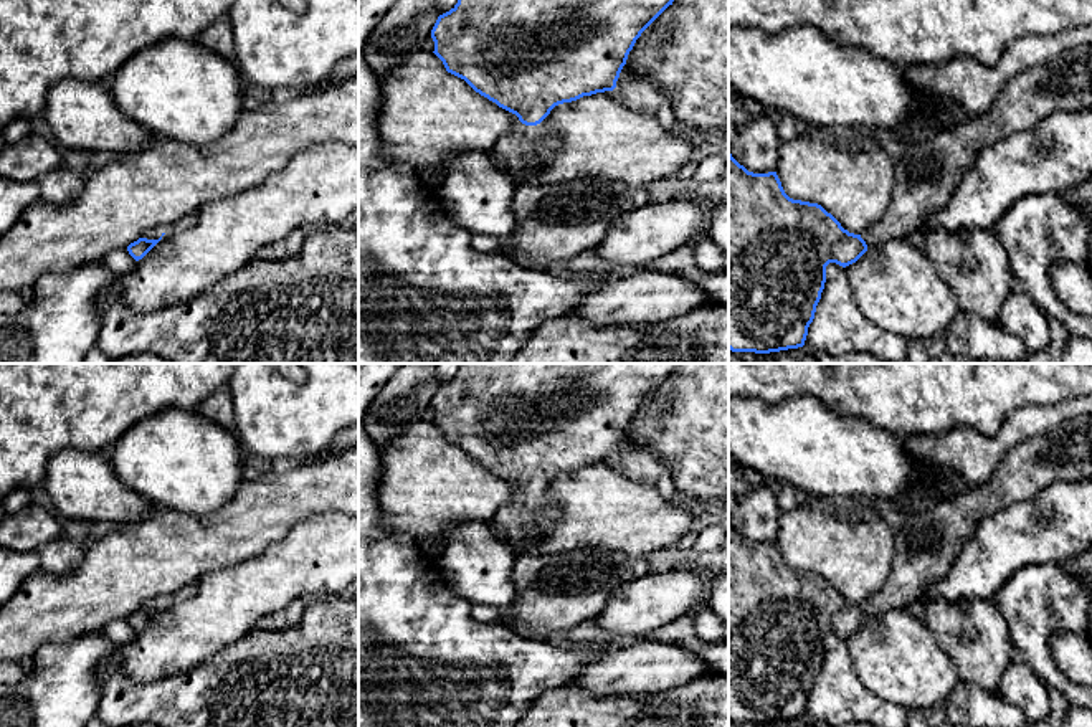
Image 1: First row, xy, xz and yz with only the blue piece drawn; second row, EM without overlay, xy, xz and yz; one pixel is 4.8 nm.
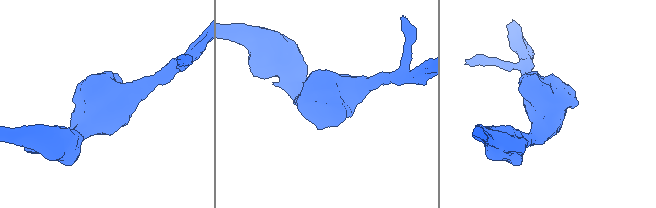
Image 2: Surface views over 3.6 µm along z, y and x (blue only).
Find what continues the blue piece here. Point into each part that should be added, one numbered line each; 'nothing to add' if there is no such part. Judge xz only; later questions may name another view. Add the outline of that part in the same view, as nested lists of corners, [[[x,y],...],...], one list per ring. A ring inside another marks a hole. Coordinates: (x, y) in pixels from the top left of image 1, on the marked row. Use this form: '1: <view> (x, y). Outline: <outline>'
1: xz (519, 147). Outline: [[[522,124],[497,140],[492,147],[492,155],[506,164],[515,182],[527,183],[537,175],[530,162],[535,159],[550,162],[560,145],[562,140],[557,134]]]

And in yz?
1: yz (935, 162). Outline: [[[1092,43],[1069,48],[1056,61],[1033,66],[1009,79],[993,104],[980,116],[957,121],[943,129],[923,131],[907,140],[904,155],[895,162],[895,180],[890,203],[884,216],[861,235],[867,248],[879,246],[919,230],[919,225],[948,205],[966,173],[973,170],[978,157],[991,145],[1011,139],[1019,132],[1037,127],[1052,112],[1077,112],[1092,107]]]

